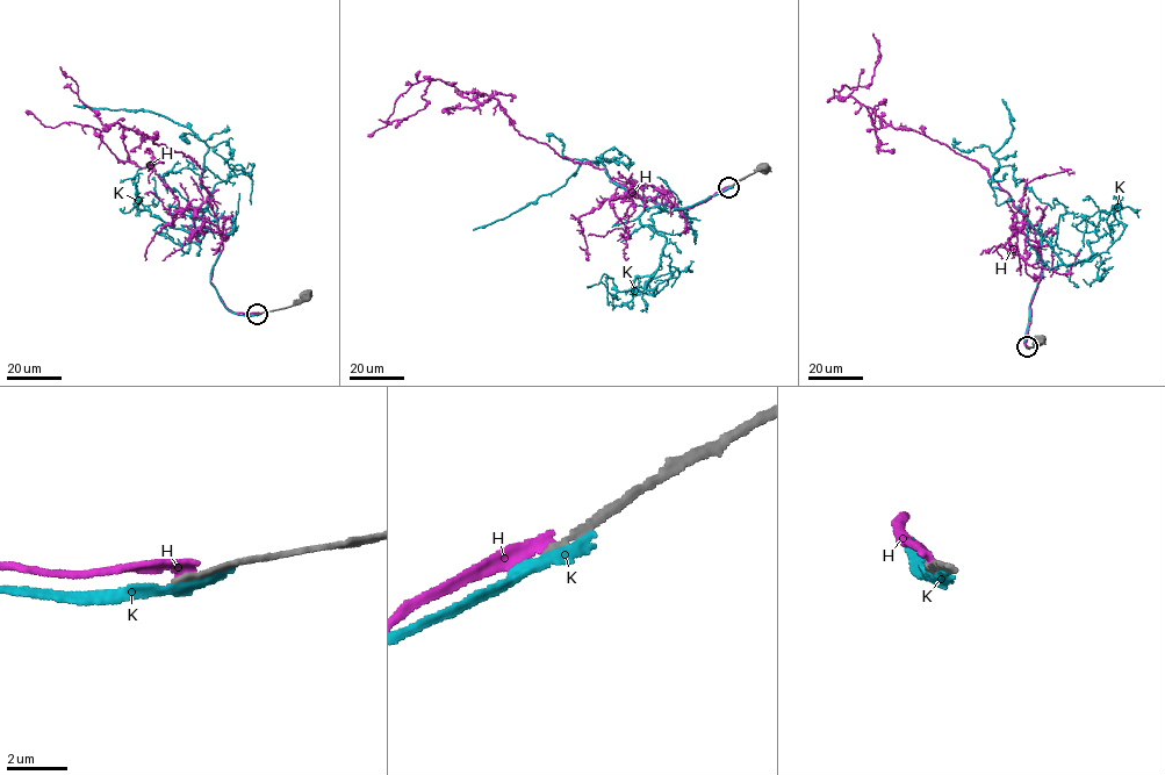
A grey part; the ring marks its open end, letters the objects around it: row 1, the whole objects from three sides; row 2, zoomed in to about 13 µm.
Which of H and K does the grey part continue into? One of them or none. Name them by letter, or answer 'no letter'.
no letter

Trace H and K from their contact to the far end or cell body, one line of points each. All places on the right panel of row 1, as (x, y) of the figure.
H: (1027, 346), (1042, 263), (1034, 230), (976, 162), (839, 99), (862, 70)
K: (1028, 347), (1041, 239), (1011, 195), (991, 186), (993, 156), (1012, 127), (1001, 99)

